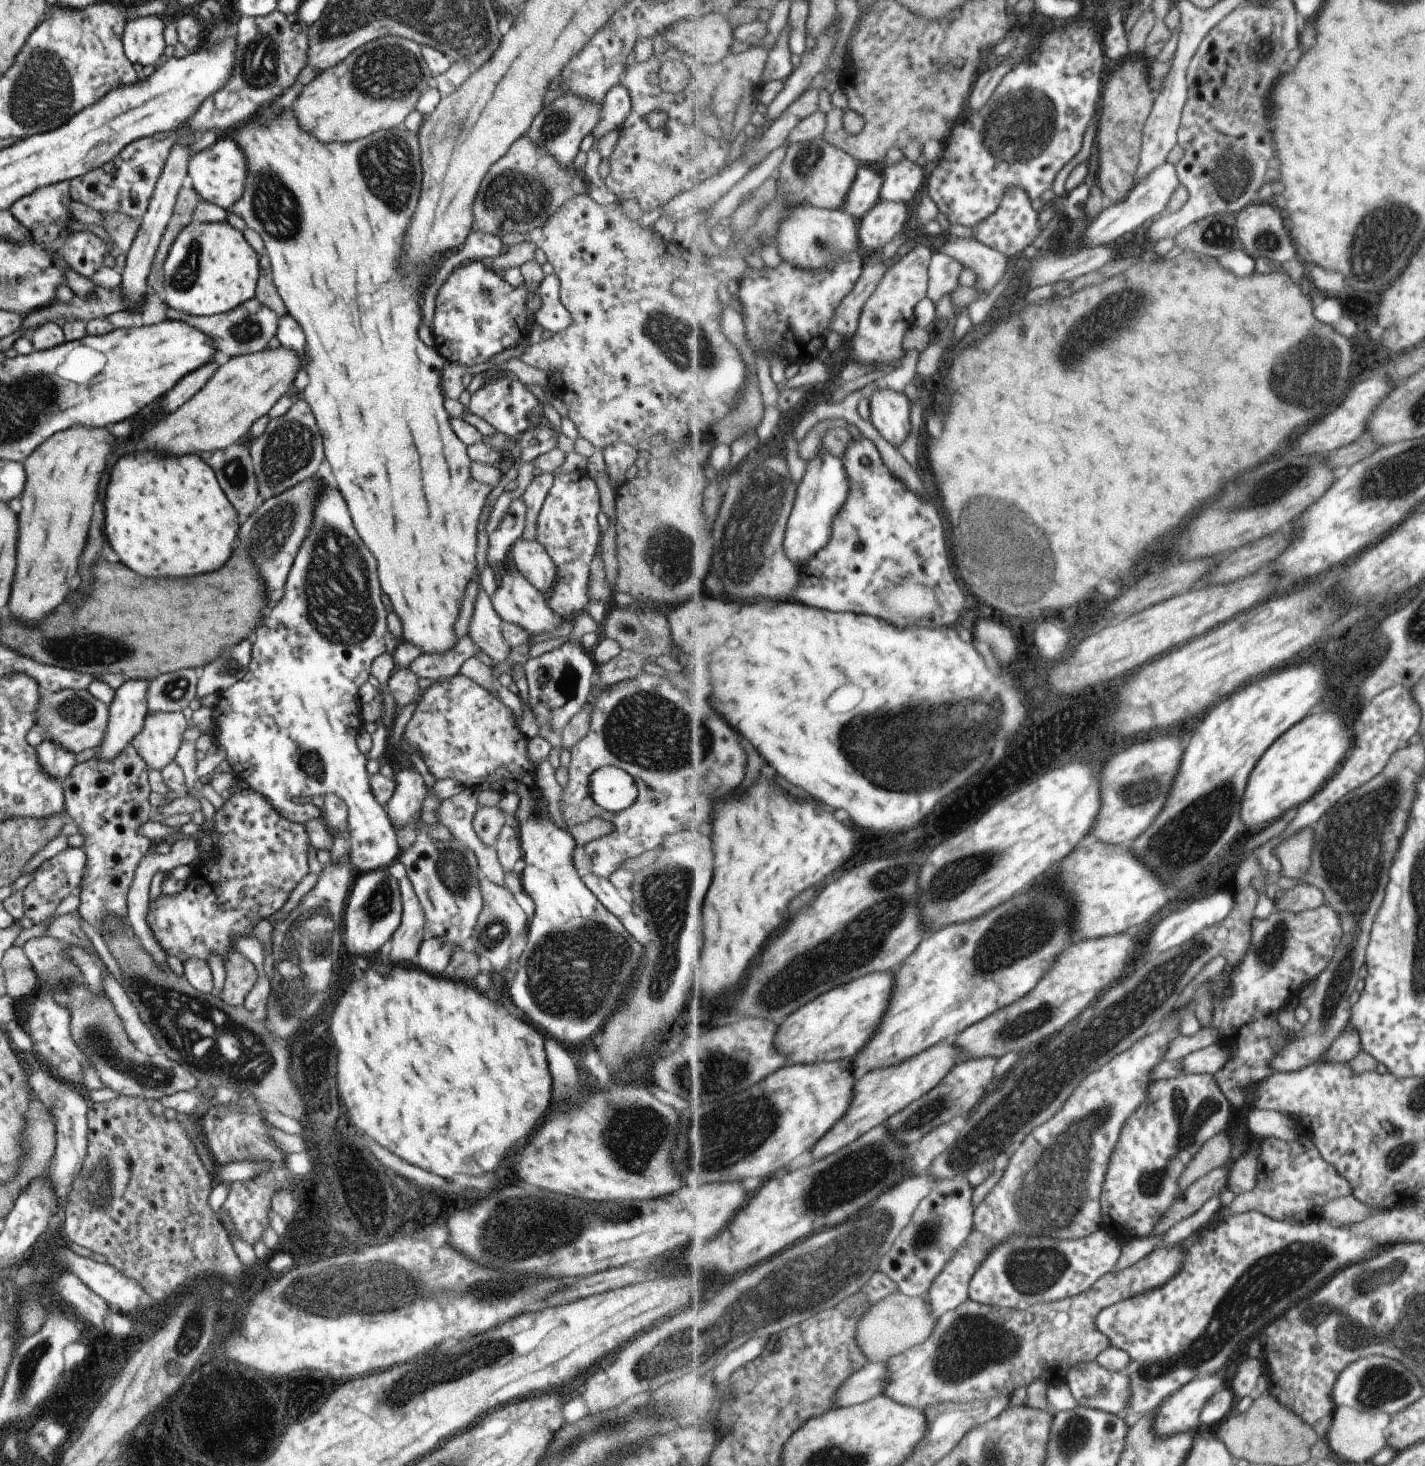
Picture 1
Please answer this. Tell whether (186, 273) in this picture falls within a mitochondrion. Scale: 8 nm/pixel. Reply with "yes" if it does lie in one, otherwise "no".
yes

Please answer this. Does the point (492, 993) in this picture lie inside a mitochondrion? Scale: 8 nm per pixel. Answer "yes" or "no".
no

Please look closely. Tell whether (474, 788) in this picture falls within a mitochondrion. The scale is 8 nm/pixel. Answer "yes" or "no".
no

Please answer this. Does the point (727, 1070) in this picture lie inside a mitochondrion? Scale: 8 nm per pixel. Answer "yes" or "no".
yes

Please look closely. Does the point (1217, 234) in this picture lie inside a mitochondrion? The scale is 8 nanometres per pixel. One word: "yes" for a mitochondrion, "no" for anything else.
yes

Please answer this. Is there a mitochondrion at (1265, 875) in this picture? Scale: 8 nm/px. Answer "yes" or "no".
no

